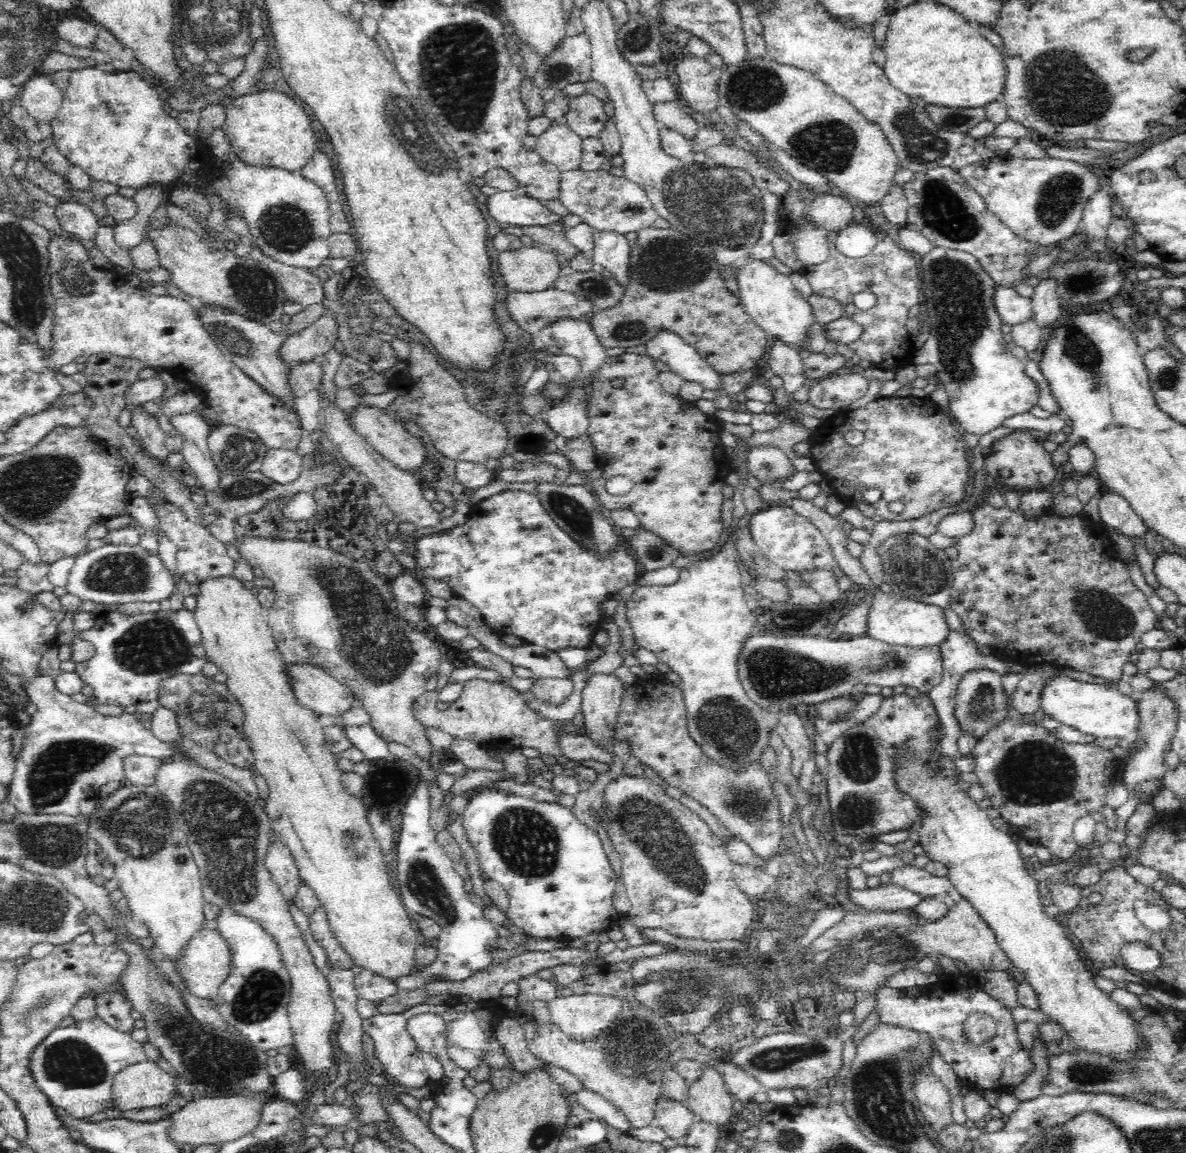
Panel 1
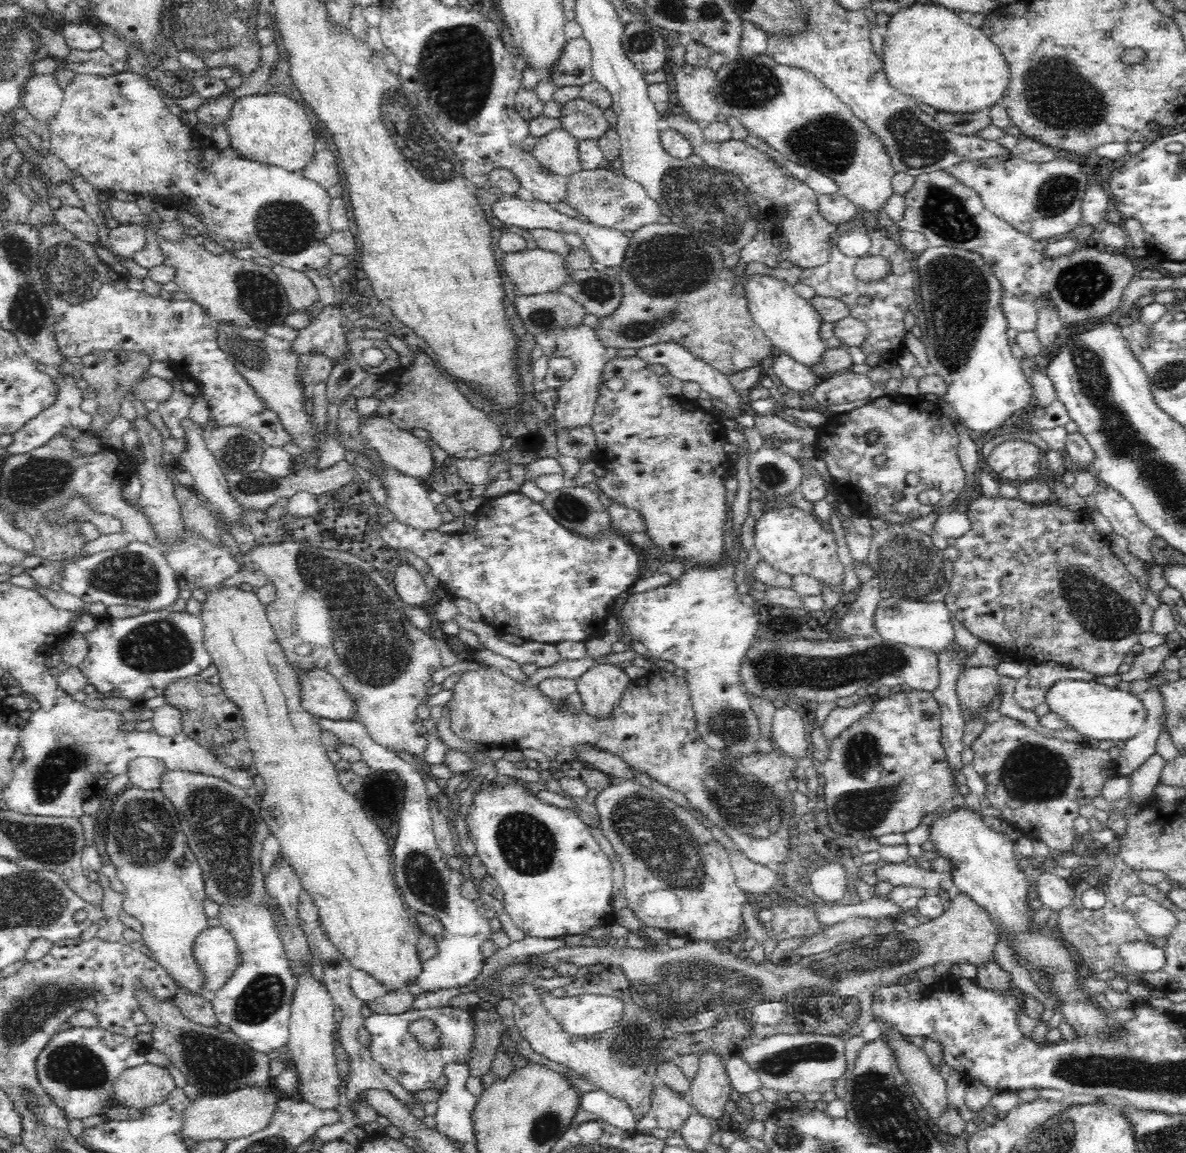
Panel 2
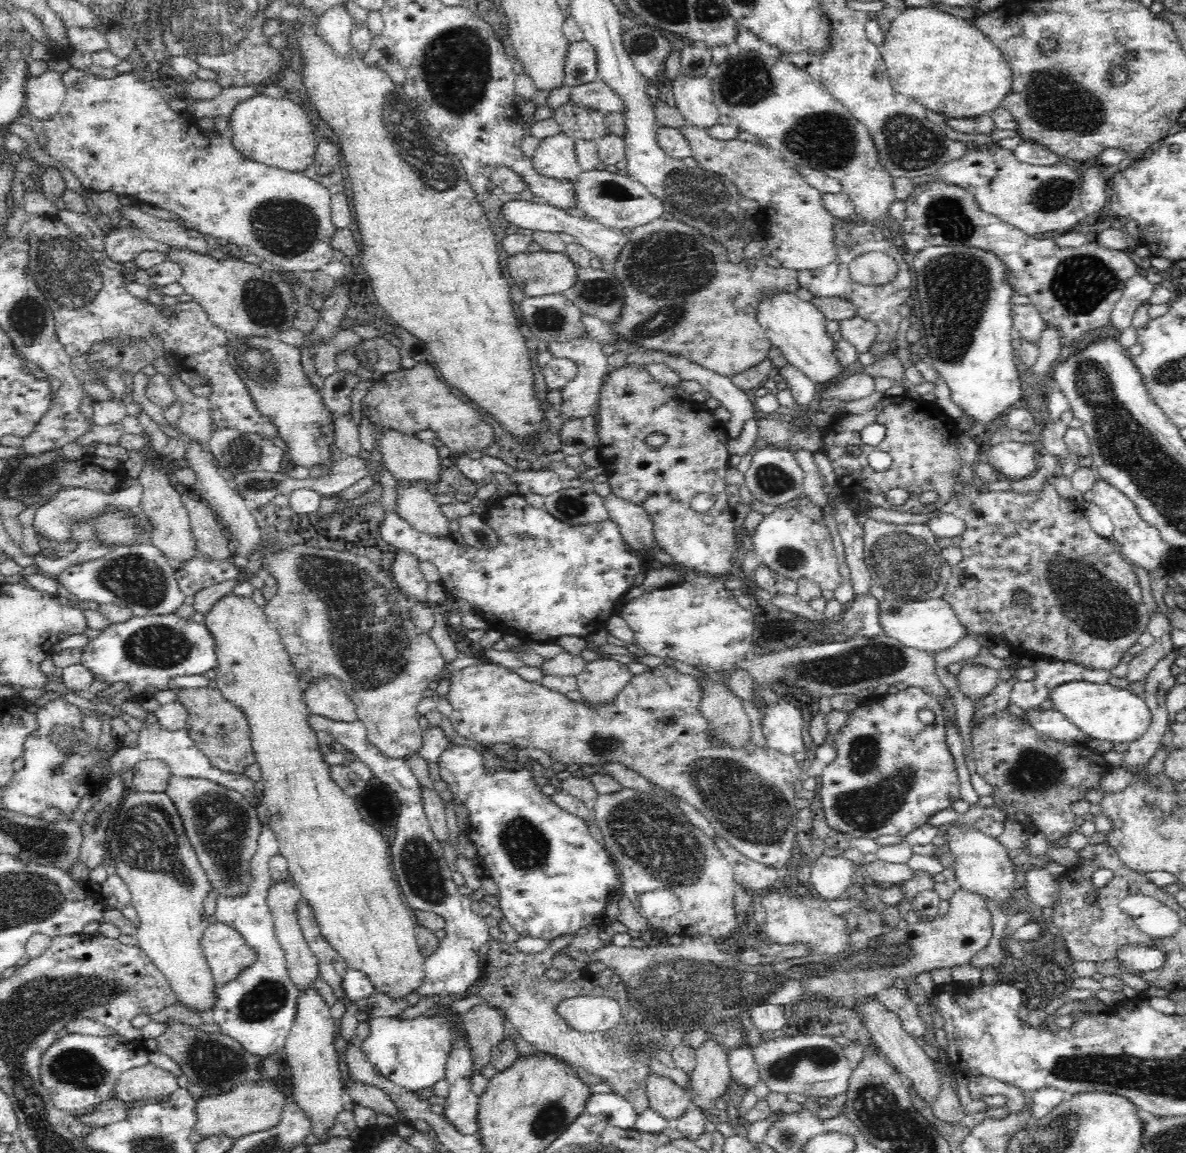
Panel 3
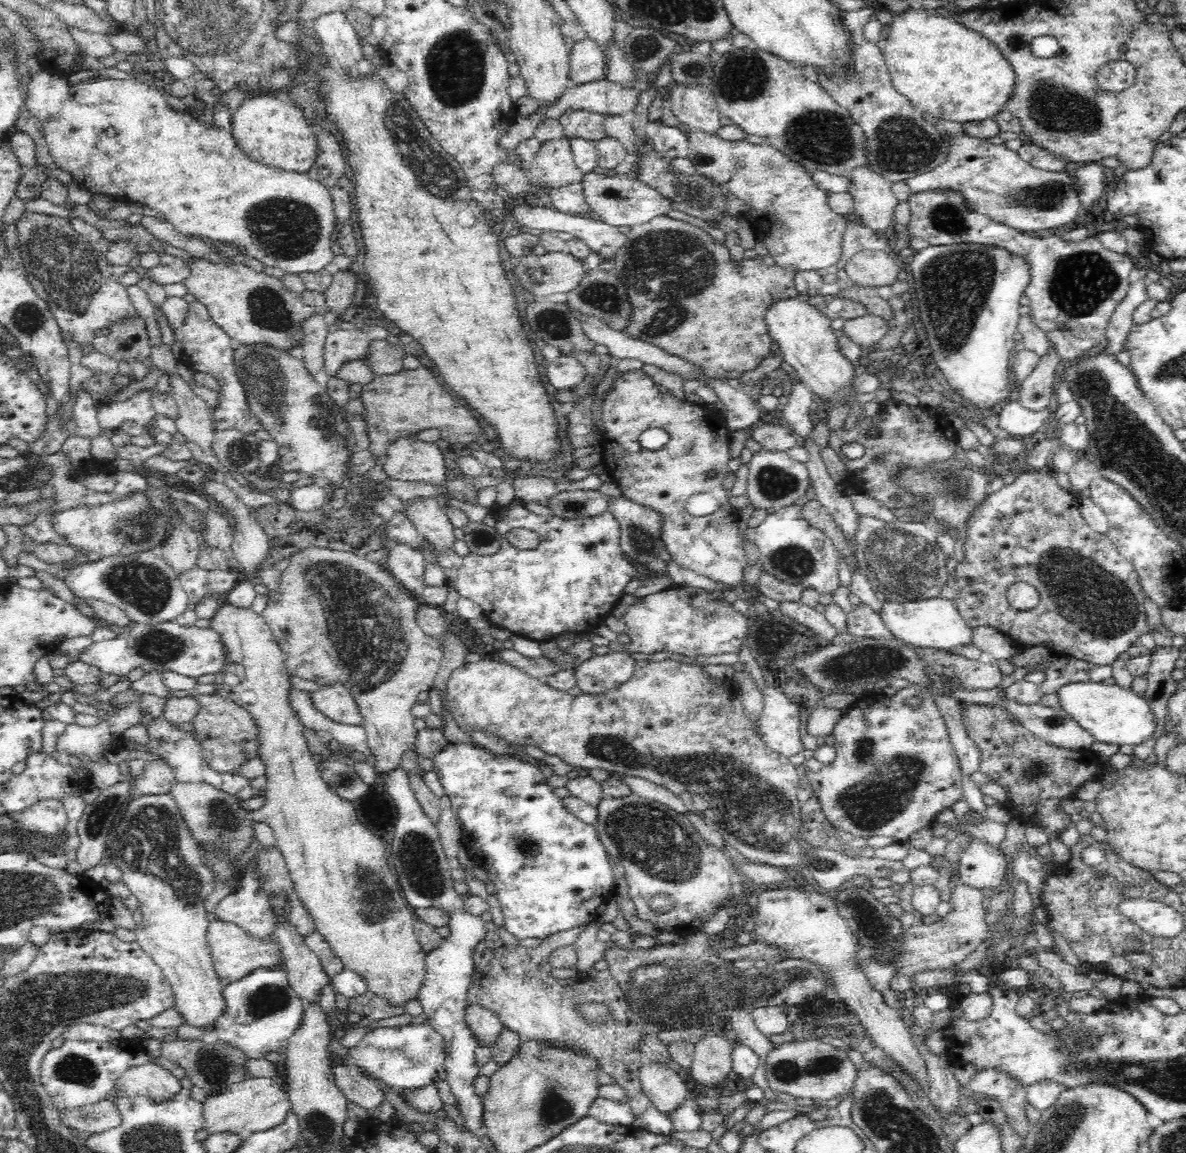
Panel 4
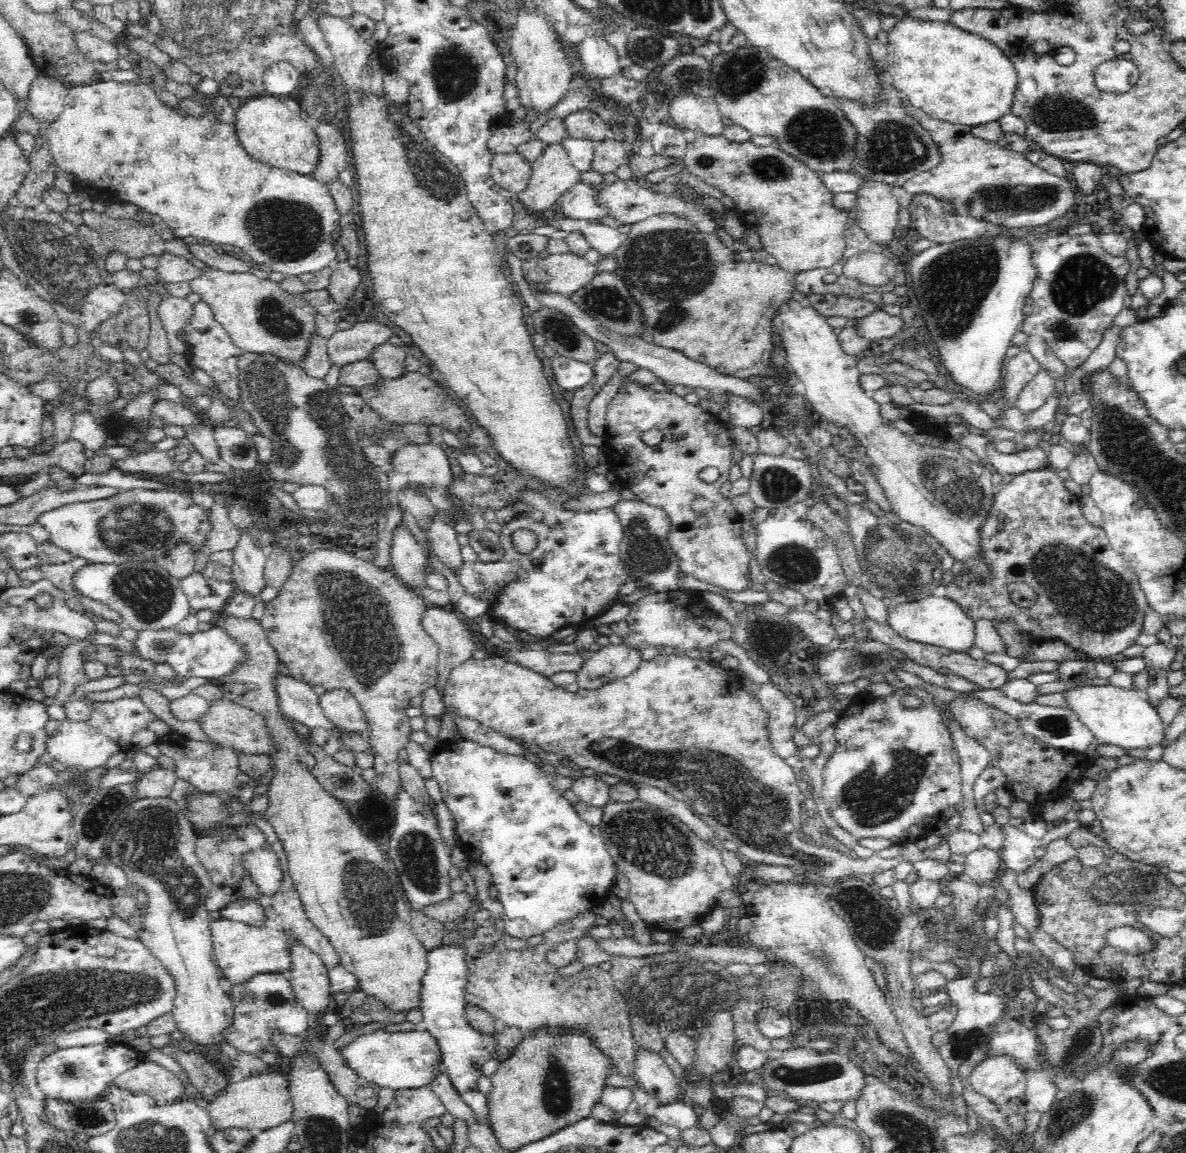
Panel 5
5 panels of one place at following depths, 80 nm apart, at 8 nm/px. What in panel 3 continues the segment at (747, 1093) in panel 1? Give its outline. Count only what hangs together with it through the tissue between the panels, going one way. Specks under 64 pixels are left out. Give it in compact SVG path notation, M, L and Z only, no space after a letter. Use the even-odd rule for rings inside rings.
M742 1045L729 1050L728 1064L730 1065L731 1078L736 1084L748 1089L753 1088L760 1081L758 1063L749 1045Z

